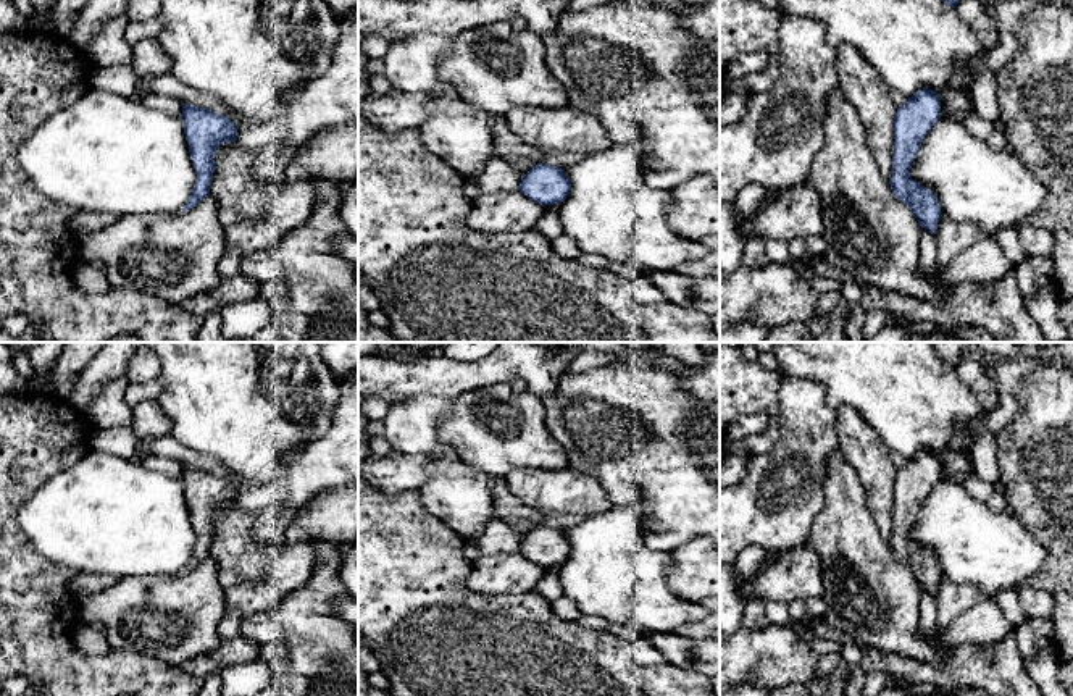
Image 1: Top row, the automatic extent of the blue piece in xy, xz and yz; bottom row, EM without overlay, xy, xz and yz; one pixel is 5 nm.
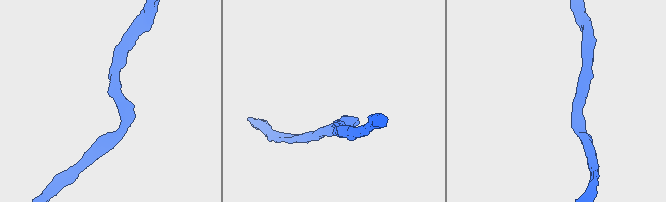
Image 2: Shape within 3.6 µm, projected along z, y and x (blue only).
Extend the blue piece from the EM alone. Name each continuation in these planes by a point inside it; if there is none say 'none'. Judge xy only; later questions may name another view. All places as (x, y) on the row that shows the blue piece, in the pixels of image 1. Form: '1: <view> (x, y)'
none

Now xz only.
none

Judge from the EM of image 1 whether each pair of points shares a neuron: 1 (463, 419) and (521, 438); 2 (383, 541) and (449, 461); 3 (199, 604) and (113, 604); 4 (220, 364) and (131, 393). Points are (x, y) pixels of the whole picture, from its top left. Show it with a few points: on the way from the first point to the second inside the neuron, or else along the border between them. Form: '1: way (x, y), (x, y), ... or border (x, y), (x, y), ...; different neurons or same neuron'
1: way (478, 422), (486, 420), (497, 430), (507, 430); same neuron
2: border (417, 491), (423, 499); different neurons
3: way (178, 604), (150, 604), (147, 601), (134, 604); same neuron
4: border (160, 377), (160, 393), (155, 399); different neurons

